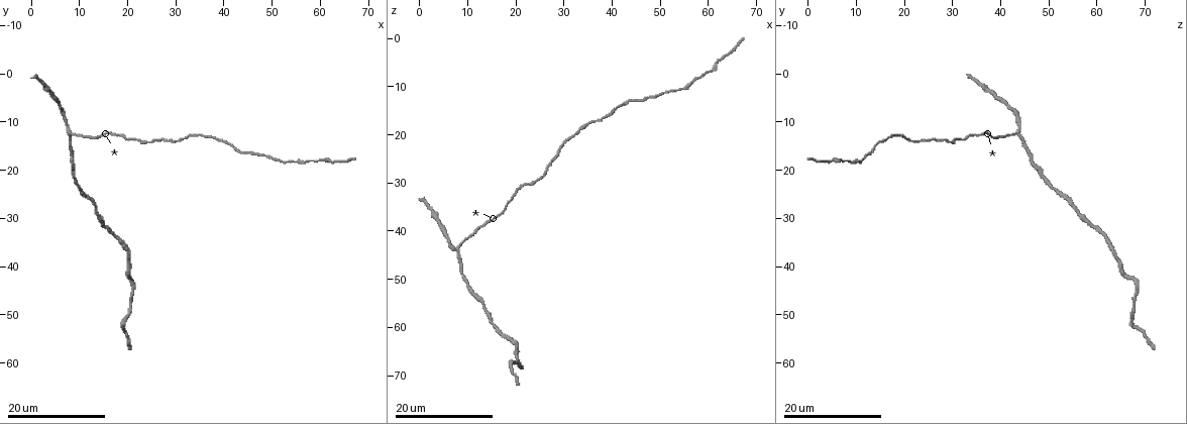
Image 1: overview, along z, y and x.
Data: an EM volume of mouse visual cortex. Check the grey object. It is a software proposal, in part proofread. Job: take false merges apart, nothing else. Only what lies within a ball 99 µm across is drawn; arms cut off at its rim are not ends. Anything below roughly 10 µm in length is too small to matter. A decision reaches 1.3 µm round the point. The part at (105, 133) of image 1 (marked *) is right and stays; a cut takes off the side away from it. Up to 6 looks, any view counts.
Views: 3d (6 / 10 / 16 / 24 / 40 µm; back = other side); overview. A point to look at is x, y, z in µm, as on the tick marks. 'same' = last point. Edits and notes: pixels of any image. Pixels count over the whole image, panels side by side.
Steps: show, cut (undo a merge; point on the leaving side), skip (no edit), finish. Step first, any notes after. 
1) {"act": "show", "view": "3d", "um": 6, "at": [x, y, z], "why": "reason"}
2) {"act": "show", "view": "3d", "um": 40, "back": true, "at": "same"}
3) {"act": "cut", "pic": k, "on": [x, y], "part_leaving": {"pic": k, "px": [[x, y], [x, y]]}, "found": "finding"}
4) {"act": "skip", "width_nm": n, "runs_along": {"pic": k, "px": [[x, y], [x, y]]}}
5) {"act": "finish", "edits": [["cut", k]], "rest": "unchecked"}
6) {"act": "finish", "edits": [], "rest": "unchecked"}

{"act": "show", "view": "3d", "um": 24, "at": [8.0, 12.0, 44.0], "why": "arms part here"}

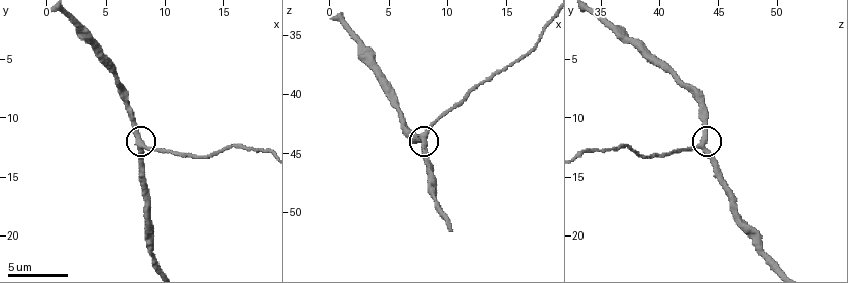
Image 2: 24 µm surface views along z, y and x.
{"act": "show", "view": "3d", "um": 10, "at": [7.8, 12.6, 43.6]}

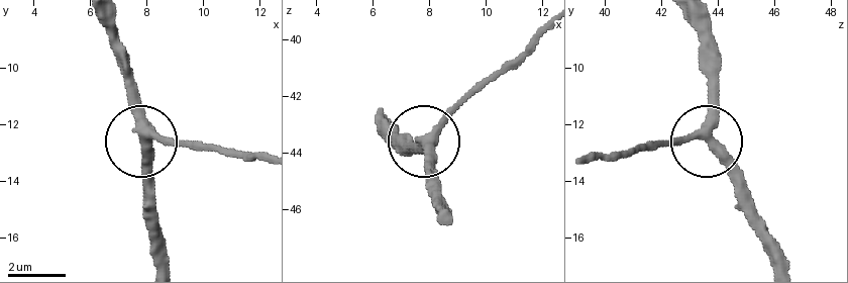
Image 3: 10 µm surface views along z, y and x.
{"act": "skip", "width_nm": 350, "runs_along": {"pic": 3, "px": [[589, 158], [622, 158], [702, 138], [711, 59]]}, "found": "one neuron here"}

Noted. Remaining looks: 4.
{"act": "show", "view": "3d", "um": 16, "at": [57.0, 18.5, 9.0], "why": "sudden change in width"}

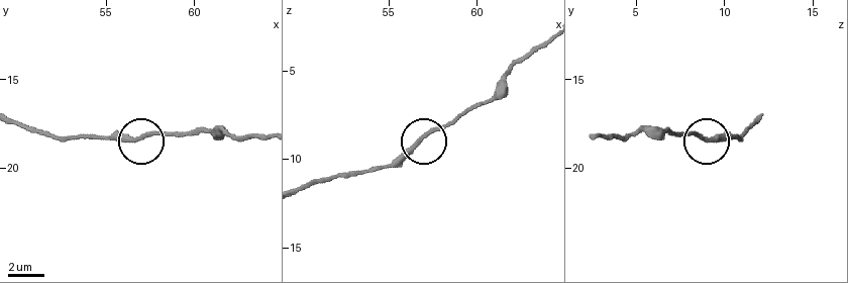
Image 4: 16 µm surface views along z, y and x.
{"act": "show", "view": "3d", "um": 6, "at": [56.8, 18.3, 8.9]}

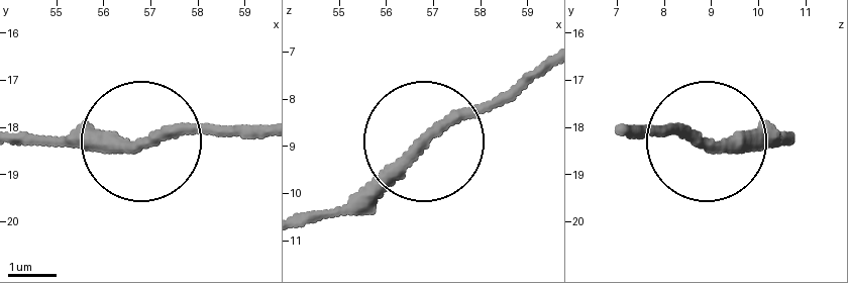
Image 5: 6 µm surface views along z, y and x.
{"act": "skip", "runs_along": {"pic": 5, "px": [[22, 142], [262, 129]]}, "found": "one neuron here"}

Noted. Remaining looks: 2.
{"act": "show", "view": "3d", "um": 24, "at": [37.0, 12.5, 17.0], "why": "narrows sharply"}

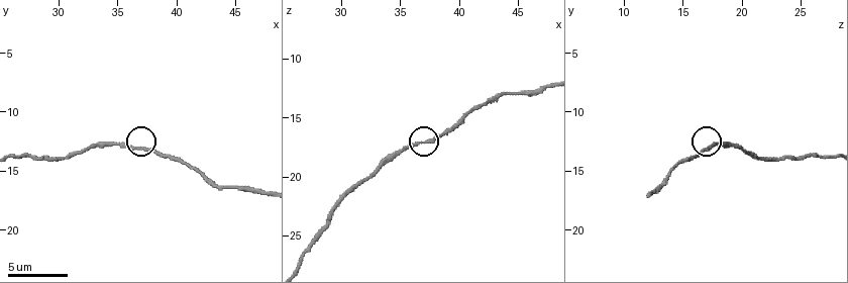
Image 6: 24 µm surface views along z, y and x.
{"act": "show", "view": "3d", "um": 10, "at": [36.6, 13.0, 17.2]}

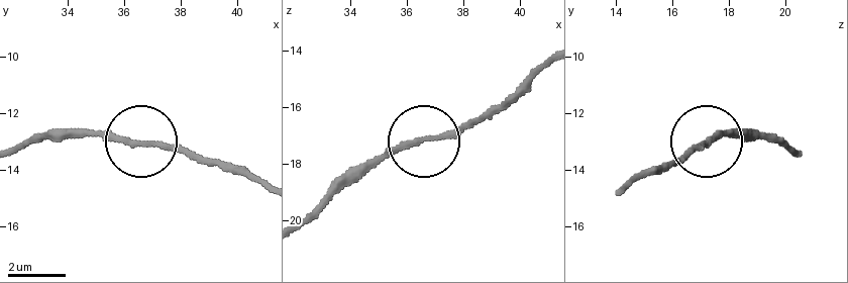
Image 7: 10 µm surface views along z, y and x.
{"act": "skip", "runs_along": {"pic": 7, "px": [[301, 226], [395, 152], [501, 110]]}, "found": "all the same neuron"}

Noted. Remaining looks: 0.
{"act": "finish", "edits": [], "rest": "unchecked"}

